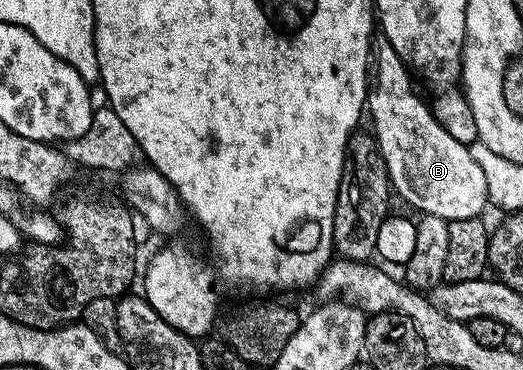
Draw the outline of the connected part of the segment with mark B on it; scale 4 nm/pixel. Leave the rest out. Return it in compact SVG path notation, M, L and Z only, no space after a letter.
M383 33L377 34L372 40L370 48L370 70L368 72L368 98L366 100L366 115L372 118L372 131L376 134L376 147L380 150L380 155L384 158L384 167L388 170L388 179L392 182L392 187L409 203L412 207L417 207L417 212L433 215L434 217L442 217L446 220L454 219L474 219L477 218L483 209L484 203L486 207L486 192L484 190L484 174L482 169L478 169L478 165L470 157L468 147L463 143L454 141L454 137L450 137L450 133L446 133L442 130L439 123L435 118L426 110L426 103L419 99L418 96L412 92L412 79L409 68L404 66L404 62L398 57L398 53L394 53L394 45L390 45L390 41Z

